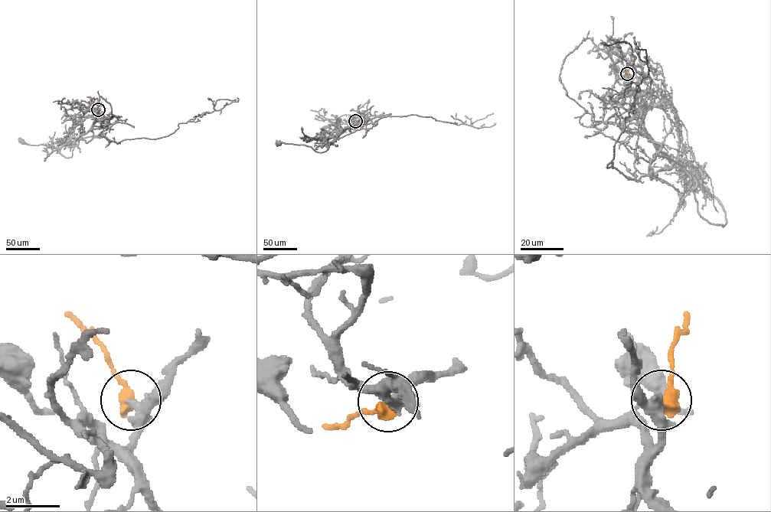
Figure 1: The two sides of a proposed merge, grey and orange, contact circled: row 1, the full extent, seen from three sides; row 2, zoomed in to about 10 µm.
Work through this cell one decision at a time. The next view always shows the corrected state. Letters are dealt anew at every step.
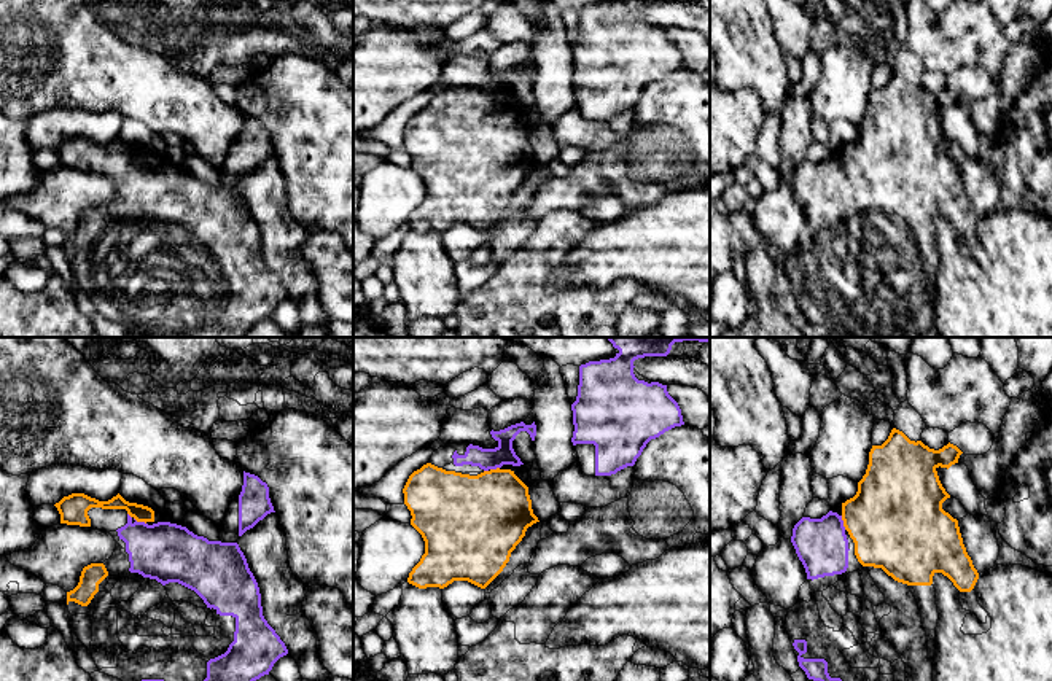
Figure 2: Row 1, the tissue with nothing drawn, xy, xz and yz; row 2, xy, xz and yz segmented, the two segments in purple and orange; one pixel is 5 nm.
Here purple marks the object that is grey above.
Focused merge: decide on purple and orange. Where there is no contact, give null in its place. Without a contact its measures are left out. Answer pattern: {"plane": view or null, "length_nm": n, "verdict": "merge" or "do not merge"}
{"plane": "yz", "length_nm": 80, "verdict": "merge"}

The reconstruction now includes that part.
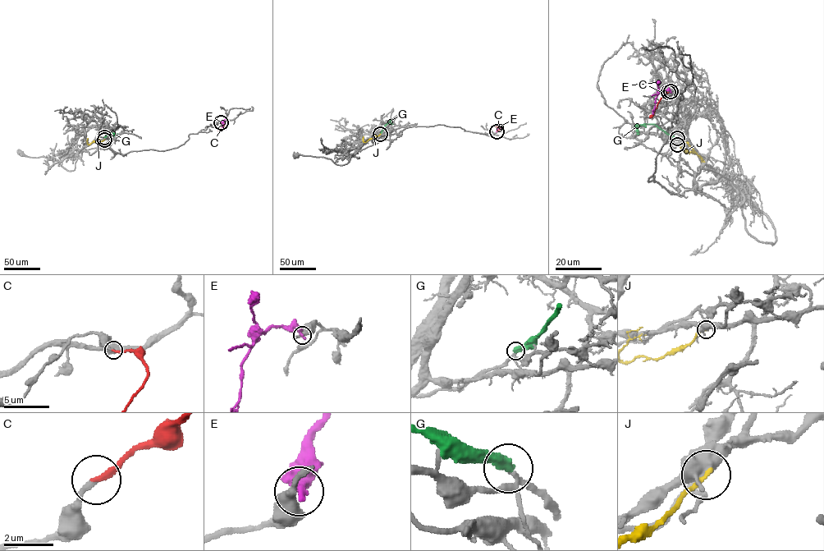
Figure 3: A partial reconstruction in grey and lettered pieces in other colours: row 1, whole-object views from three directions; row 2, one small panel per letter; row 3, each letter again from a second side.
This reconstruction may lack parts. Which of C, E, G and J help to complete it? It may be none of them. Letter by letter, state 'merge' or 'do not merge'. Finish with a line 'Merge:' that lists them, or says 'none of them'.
C: merge
E: do not merge
G: do not merge
J: do not merge
Merge: C

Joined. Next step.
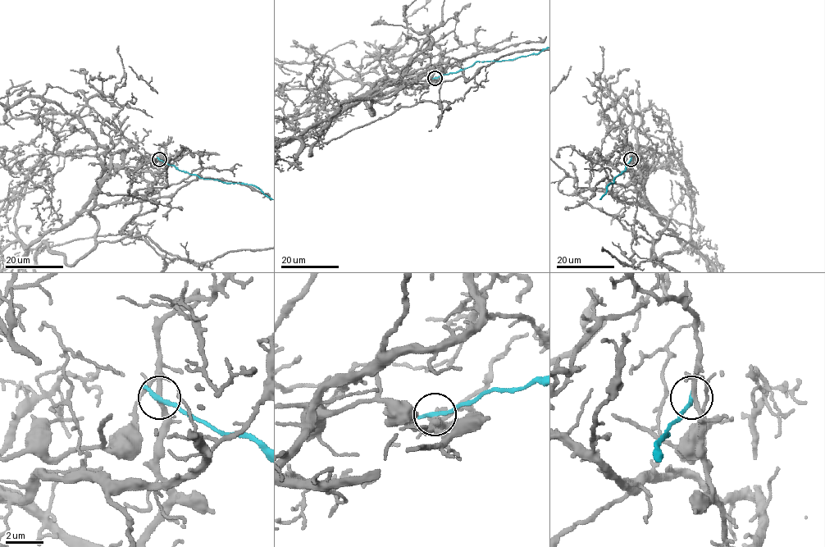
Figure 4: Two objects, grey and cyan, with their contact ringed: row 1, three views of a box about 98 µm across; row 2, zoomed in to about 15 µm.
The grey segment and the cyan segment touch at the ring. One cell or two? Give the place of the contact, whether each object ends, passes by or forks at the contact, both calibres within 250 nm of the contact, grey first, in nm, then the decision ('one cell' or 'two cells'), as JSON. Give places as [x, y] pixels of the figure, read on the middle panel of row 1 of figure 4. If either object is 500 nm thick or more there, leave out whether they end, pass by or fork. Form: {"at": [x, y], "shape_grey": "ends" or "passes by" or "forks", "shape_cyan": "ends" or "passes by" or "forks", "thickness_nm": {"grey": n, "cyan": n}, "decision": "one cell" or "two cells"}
{"at": [435, 78], "shape_grey": "passes by", "shape_cyan": "ends", "thickness_nm": {"grey": 240, "cyan": 280}, "decision": "two cells"}

